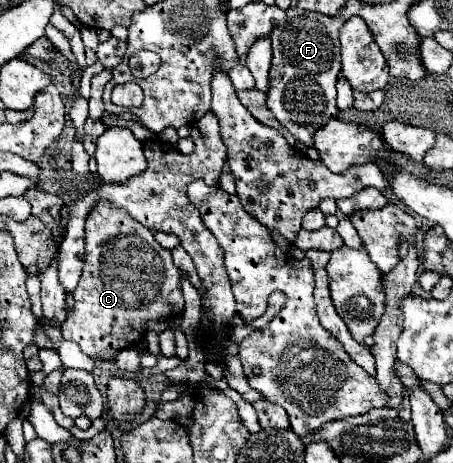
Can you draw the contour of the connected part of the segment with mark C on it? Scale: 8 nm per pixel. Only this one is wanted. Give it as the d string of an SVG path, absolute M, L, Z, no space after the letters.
M98 201L94 211L86 219L86 259L80 283L72 291L72 295L76 305L72 313L68 313L68 319L62 323L62 335L64 339L78 343L80 349L92 359L98 359L108 351L136 347L148 329L148 321L174 319L184 309L180 273L172 261L170 249L158 245L152 231L148 231L128 213L124 213L124 209L108 201Z

